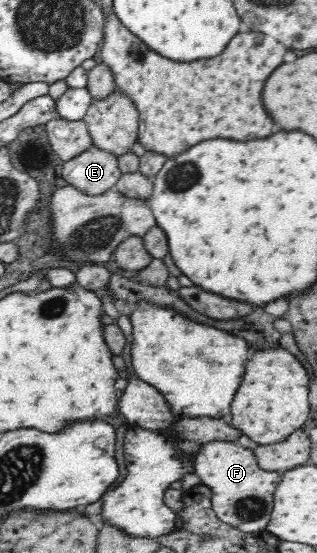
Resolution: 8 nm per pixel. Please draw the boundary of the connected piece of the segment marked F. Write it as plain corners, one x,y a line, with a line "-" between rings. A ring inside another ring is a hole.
235,442
204,444
194,456
194,471
201,484
210,488
210,501
219,521
245,533
261,533
268,526
274,506
274,492
282,474
260,469
255,453

